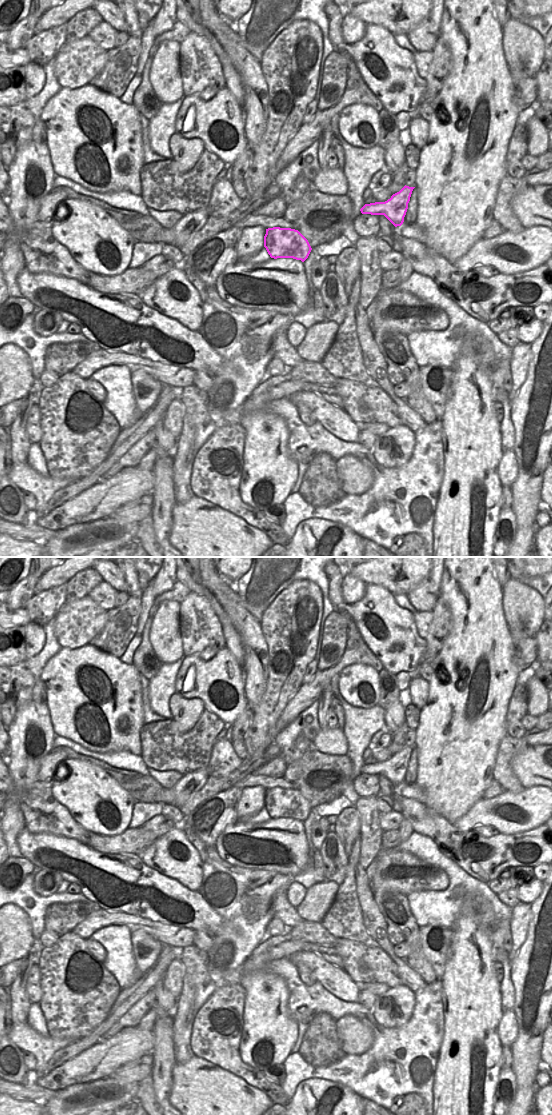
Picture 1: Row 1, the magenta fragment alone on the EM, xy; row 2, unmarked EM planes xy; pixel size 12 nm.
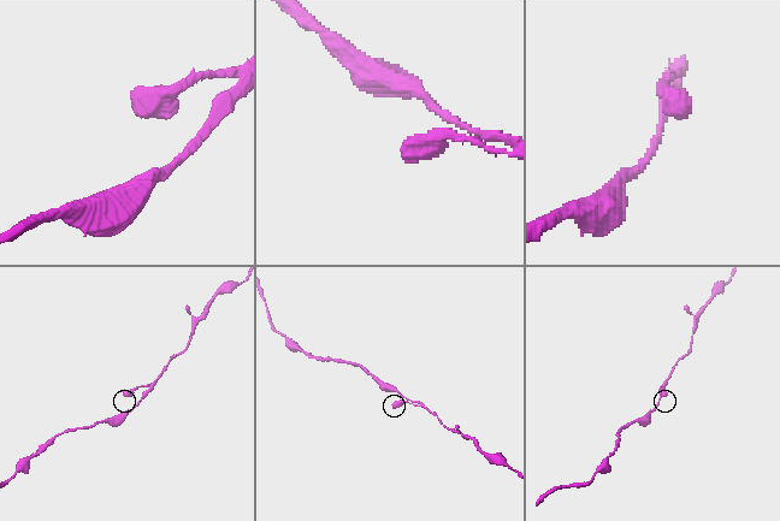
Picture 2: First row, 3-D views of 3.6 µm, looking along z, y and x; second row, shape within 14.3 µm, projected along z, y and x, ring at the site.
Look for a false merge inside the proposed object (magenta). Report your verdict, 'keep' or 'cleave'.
keep

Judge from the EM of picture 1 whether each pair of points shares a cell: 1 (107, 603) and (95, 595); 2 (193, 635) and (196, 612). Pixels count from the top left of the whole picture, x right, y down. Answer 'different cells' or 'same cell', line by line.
1: same cell
2: same cell

